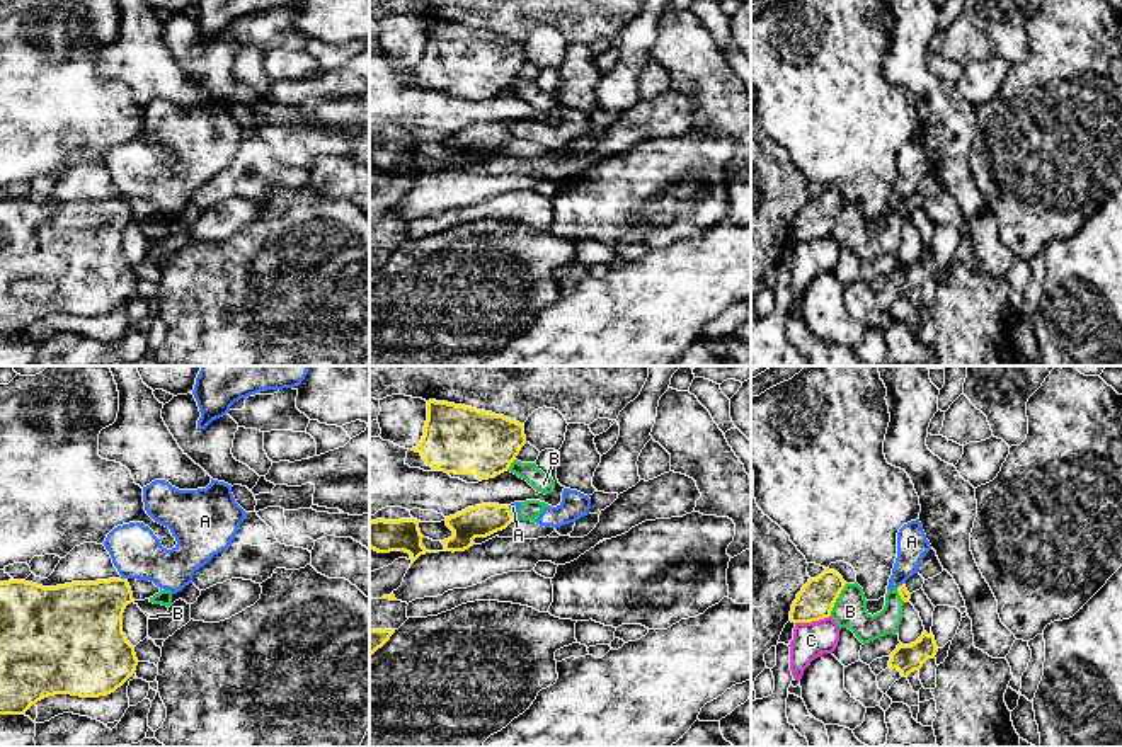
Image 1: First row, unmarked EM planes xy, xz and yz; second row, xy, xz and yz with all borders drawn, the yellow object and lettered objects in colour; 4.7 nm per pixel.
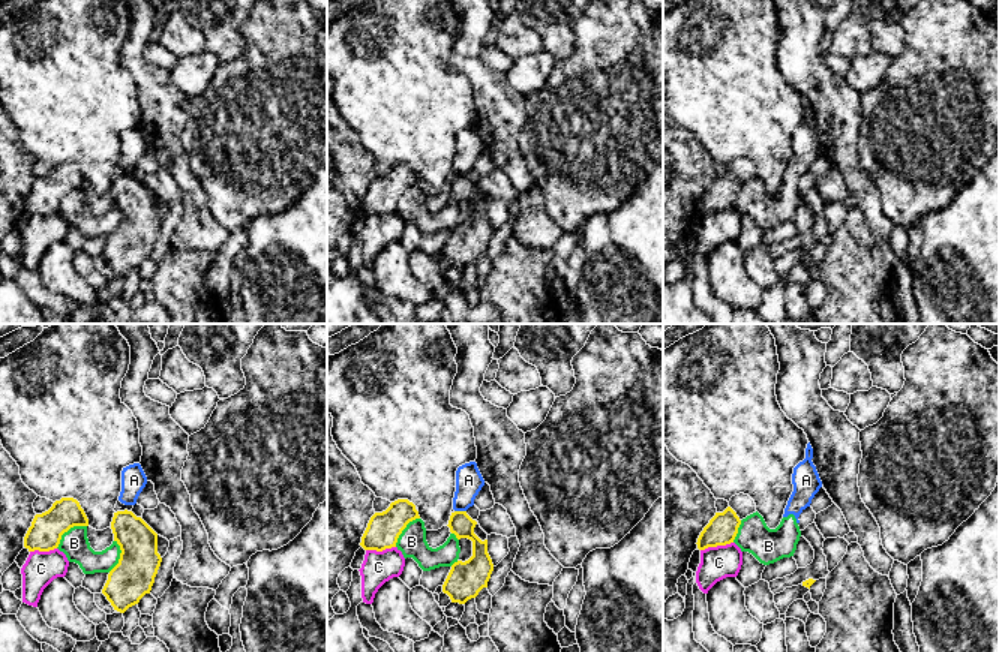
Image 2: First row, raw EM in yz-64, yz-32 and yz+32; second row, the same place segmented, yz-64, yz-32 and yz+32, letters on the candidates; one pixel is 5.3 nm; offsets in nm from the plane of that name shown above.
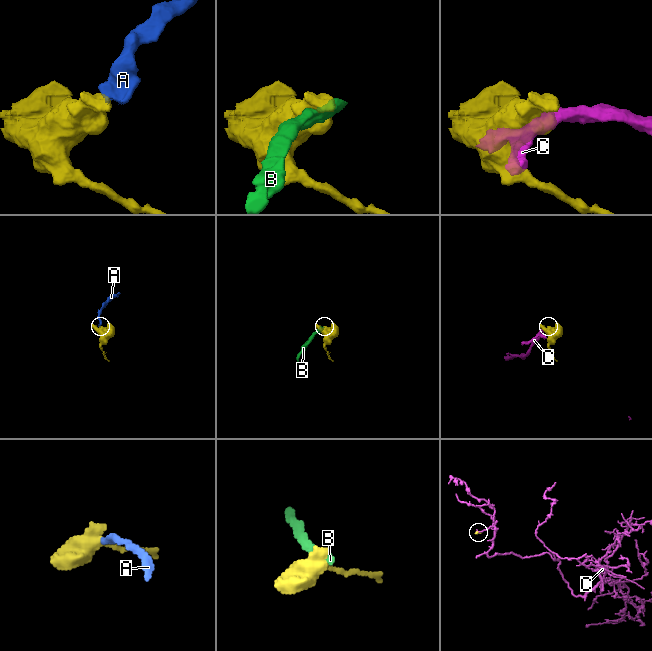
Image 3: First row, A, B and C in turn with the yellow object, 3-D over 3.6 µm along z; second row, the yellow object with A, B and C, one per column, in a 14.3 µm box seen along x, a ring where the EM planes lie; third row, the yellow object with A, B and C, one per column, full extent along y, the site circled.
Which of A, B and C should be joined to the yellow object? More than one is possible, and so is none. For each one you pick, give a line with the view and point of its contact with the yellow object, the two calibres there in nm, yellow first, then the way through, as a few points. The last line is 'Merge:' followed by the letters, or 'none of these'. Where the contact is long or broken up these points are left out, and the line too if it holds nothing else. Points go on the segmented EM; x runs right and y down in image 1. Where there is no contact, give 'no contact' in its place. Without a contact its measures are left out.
Merge: none of these

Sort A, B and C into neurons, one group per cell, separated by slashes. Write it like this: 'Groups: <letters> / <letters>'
Groups: A B / C

